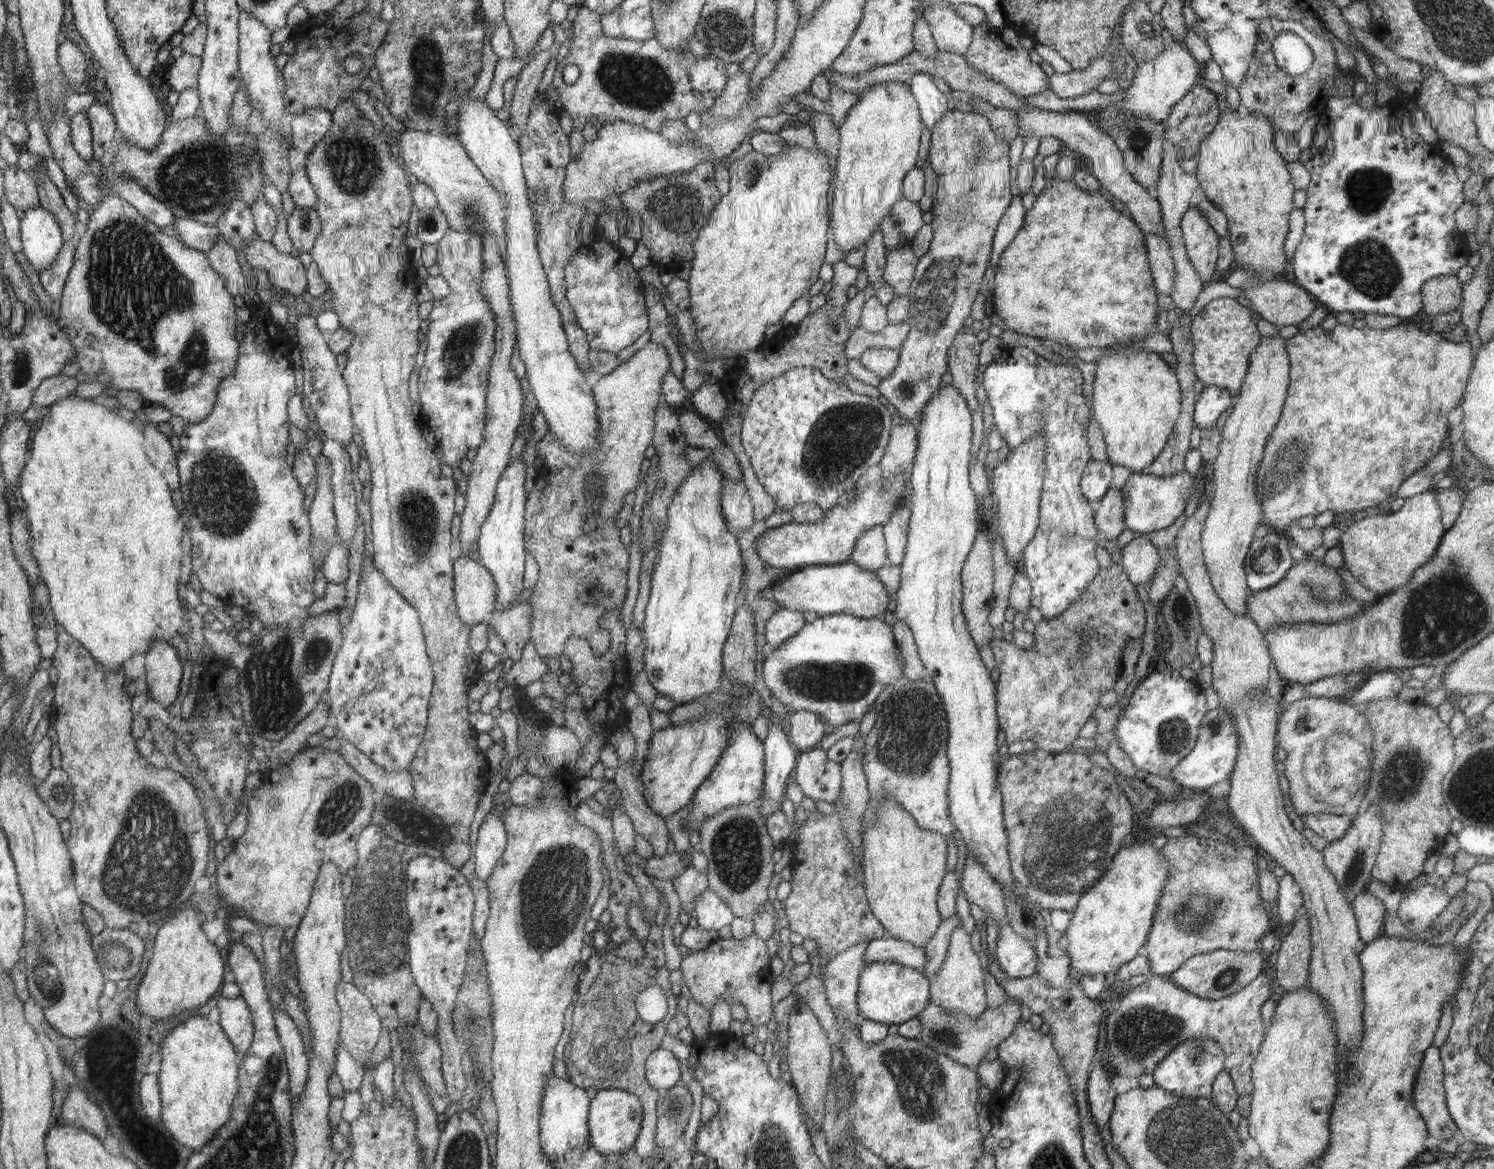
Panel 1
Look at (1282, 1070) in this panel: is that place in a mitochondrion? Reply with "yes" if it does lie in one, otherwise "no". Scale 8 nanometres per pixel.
no

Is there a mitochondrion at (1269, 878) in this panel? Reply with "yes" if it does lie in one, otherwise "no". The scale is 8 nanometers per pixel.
no

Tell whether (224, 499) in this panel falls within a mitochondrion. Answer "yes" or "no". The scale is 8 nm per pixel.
yes

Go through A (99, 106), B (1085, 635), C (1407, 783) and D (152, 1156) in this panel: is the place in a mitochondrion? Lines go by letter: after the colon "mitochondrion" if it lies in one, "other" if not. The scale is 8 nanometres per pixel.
A: other
B: mitochondrion
C: mitochondrion
D: other

